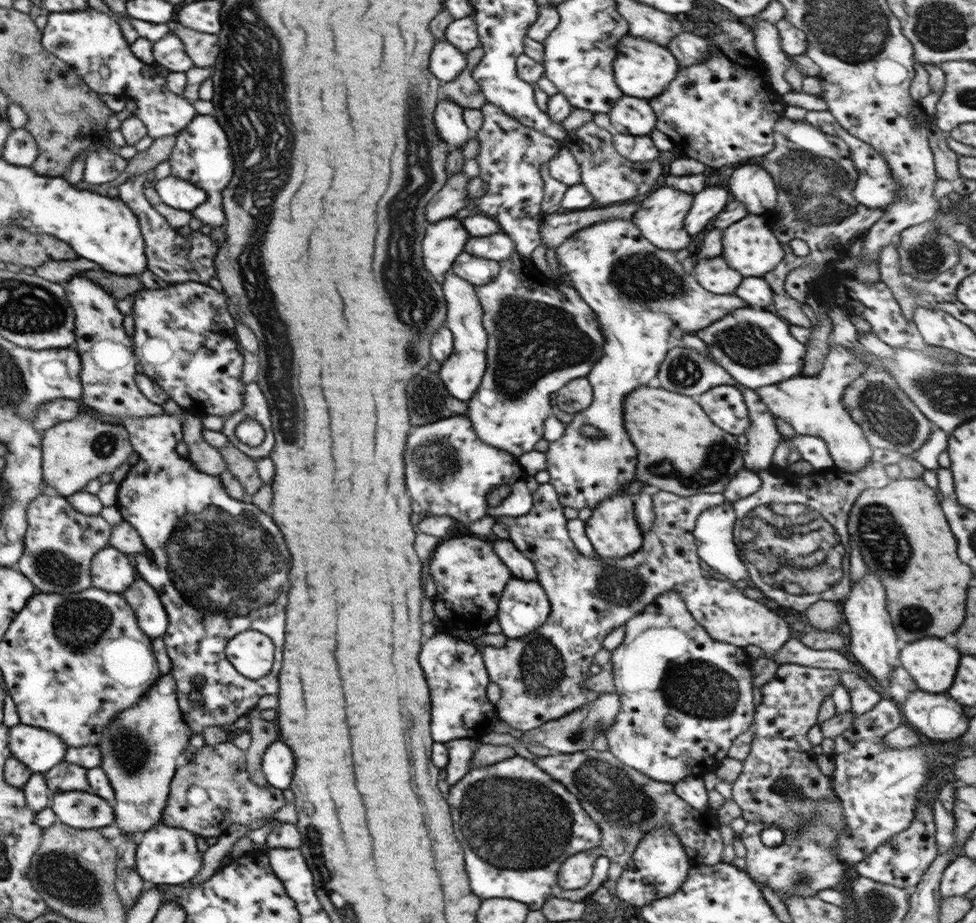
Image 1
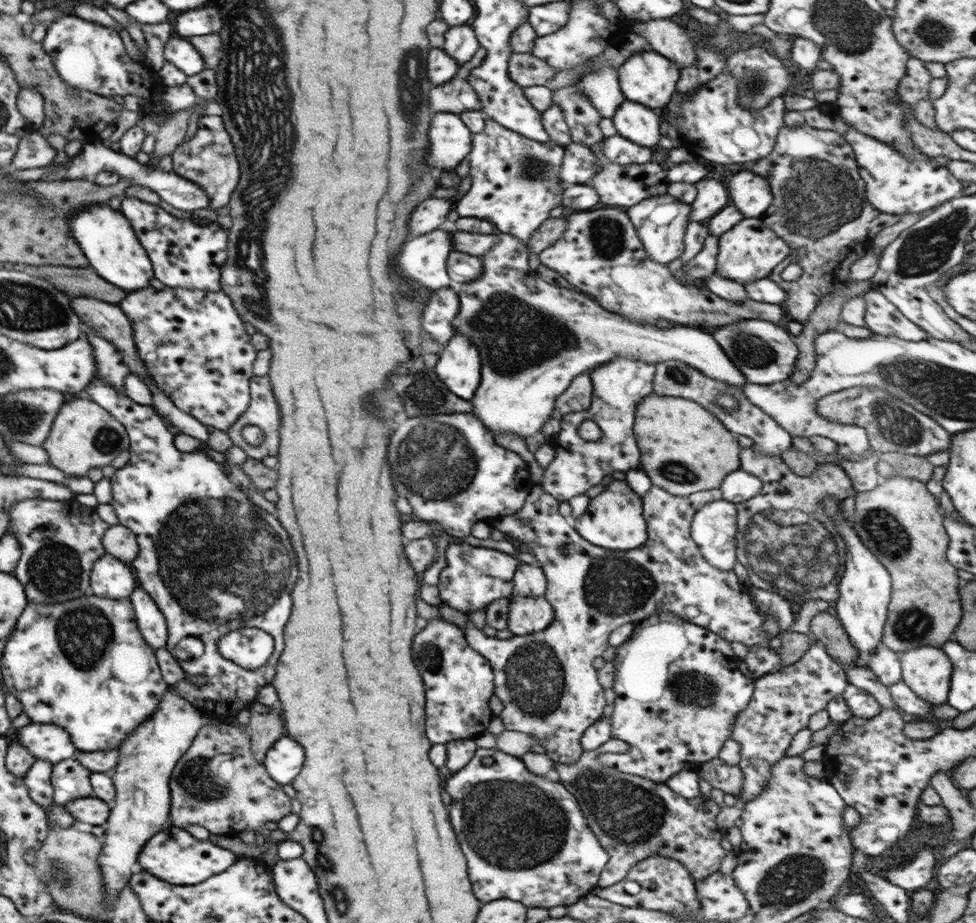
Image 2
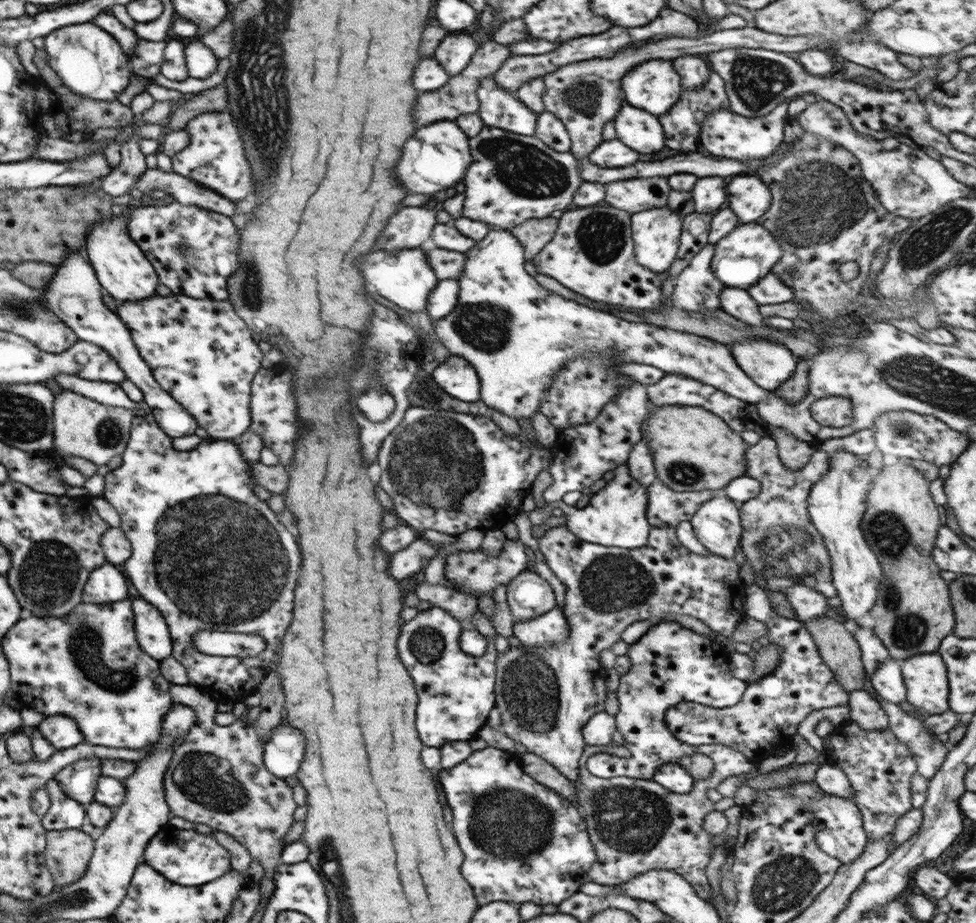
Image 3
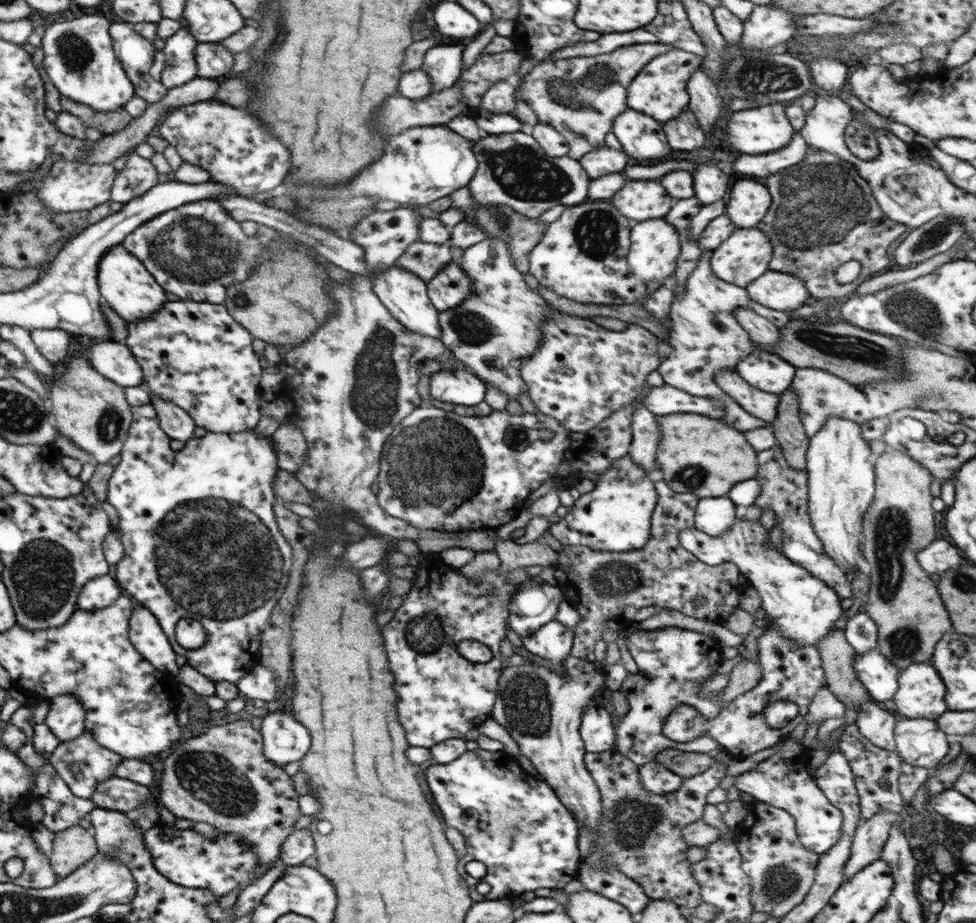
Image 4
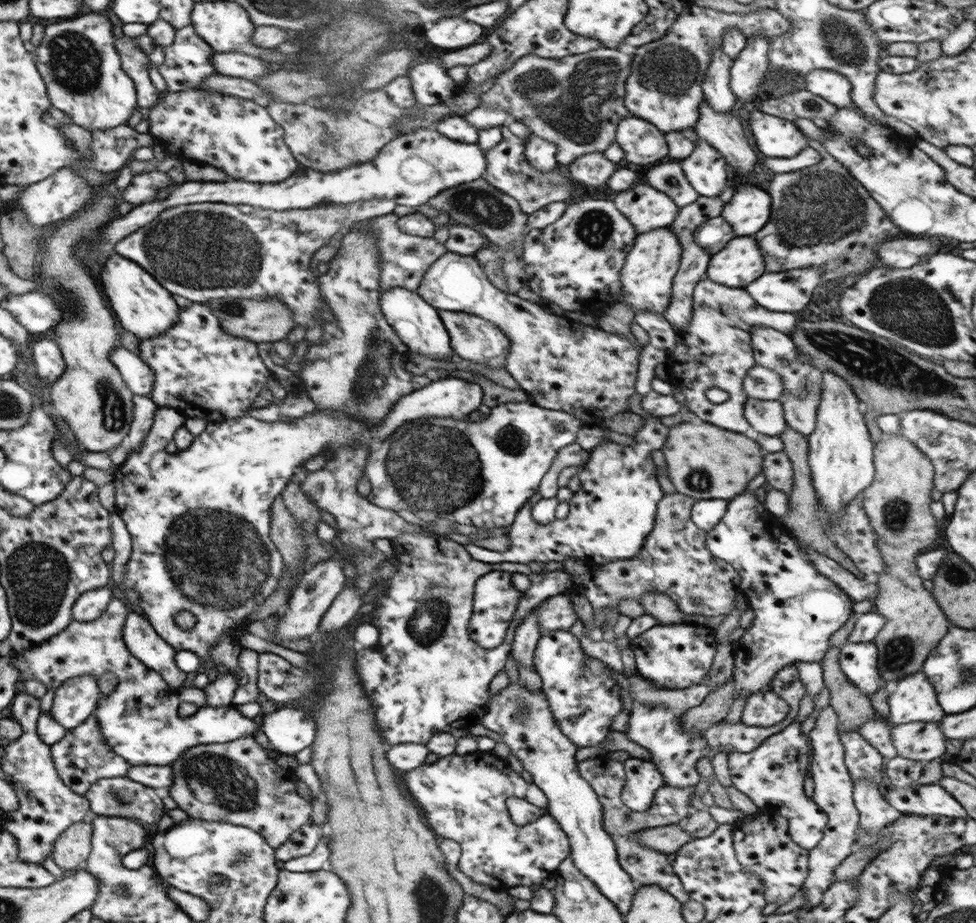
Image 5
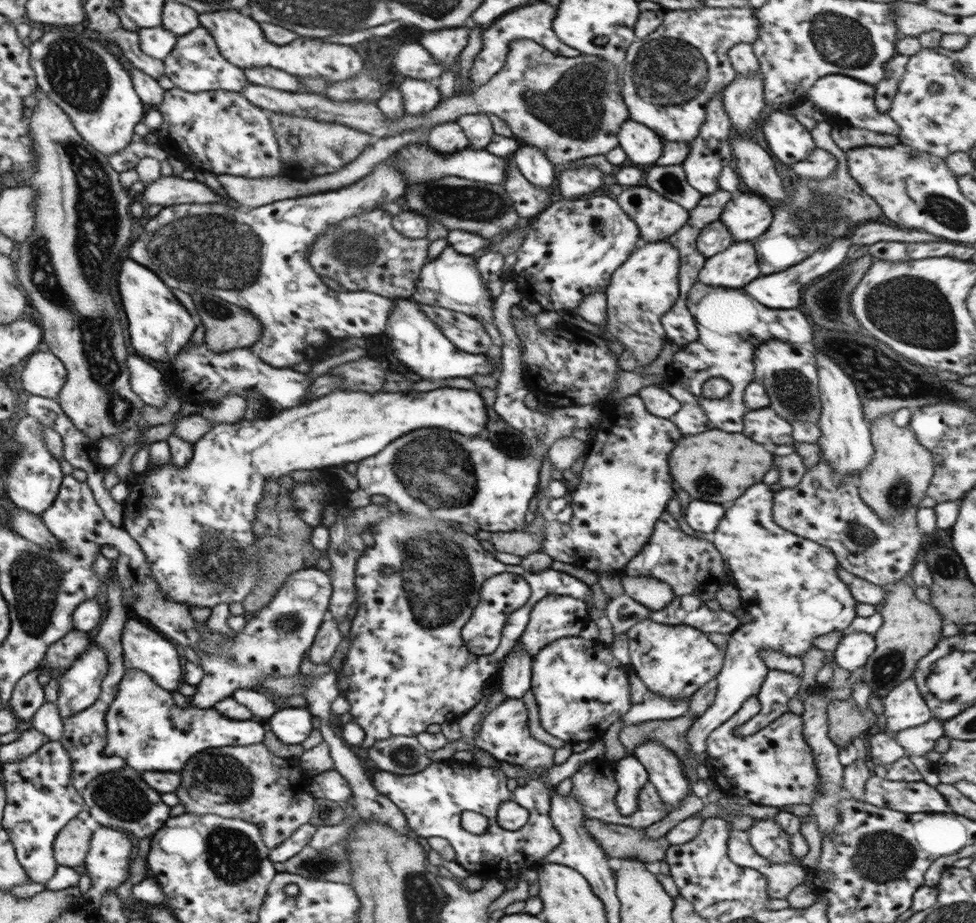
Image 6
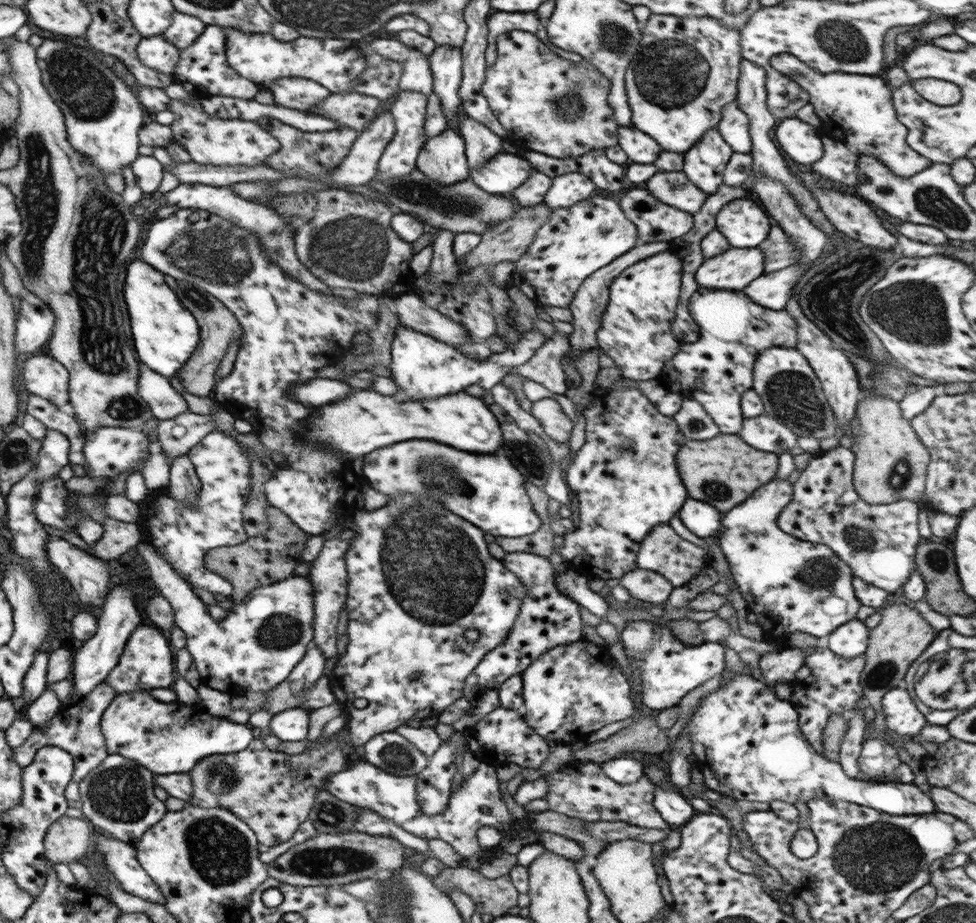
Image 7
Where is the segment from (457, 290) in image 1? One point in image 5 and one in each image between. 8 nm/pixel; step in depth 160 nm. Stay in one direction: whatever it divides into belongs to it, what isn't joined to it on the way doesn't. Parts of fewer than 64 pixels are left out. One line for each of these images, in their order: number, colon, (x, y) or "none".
2: (458, 367)
3: (455, 376)
4: (459, 387)
5: (198, 521)

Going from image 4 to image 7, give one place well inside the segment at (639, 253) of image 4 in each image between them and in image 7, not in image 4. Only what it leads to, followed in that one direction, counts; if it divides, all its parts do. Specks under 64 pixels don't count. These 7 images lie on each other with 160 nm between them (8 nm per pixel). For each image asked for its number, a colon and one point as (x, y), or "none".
5: (646, 276)
6: (644, 287)
7: (634, 332)

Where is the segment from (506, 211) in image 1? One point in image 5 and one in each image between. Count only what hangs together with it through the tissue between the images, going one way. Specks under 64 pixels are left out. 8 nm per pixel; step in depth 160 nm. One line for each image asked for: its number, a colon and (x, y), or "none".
2: (514, 181)
3: (512, 178)
4: (512, 169)
5: (507, 170)

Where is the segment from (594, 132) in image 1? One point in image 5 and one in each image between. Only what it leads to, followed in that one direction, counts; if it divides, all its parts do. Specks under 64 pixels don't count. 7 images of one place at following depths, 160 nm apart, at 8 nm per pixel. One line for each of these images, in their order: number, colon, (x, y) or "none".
2: (622, 186)
3: (638, 194)
4: (636, 201)
5: (645, 209)

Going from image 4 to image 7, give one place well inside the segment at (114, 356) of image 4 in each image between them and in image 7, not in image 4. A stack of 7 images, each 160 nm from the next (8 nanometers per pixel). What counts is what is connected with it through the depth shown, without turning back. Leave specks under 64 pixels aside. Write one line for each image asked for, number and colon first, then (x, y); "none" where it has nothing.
5: (138, 378)
6: (146, 382)
7: (163, 398)

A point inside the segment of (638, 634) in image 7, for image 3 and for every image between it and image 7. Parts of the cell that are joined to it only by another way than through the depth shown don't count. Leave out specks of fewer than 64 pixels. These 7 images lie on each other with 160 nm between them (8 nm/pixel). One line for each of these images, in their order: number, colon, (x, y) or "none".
3: (670, 664)
4: (673, 663)
5: (678, 655)
6: (673, 661)

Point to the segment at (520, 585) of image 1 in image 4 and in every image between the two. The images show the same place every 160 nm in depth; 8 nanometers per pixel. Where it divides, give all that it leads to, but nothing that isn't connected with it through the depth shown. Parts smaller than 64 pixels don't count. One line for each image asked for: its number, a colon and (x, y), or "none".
2: (526, 614)
3: (550, 628)
4: (553, 641)

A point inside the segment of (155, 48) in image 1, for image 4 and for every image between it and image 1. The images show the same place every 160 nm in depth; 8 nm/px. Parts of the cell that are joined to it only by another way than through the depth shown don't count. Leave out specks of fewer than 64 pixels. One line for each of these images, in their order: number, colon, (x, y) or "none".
2: (177, 50)
3: (200, 62)
4: (212, 60)

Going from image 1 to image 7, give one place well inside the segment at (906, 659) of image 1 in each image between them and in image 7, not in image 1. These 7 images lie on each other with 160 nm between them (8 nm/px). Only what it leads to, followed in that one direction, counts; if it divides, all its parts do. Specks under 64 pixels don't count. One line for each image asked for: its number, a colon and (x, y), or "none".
2: (926, 671)
3: (924, 675)
4: (920, 695)
5: (913, 700)
6: (903, 708)
7: (899, 712)

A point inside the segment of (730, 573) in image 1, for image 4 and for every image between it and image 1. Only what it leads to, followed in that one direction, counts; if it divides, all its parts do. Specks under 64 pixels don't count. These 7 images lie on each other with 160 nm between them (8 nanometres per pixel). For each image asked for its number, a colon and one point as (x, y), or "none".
2: (713, 526)
3: (716, 523)
4: (712, 516)

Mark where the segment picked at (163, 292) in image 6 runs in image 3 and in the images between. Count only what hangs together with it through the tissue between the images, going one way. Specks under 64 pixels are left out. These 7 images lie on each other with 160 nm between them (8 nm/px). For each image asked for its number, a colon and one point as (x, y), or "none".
3: (123, 273)
4: (125, 286)
5: (142, 307)

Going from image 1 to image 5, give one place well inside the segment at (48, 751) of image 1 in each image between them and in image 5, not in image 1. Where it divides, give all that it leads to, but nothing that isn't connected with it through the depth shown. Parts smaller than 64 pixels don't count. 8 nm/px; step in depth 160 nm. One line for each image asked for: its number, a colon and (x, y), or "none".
2: (48, 742)
3: (60, 731)
4: (64, 718)
5: (73, 702)

